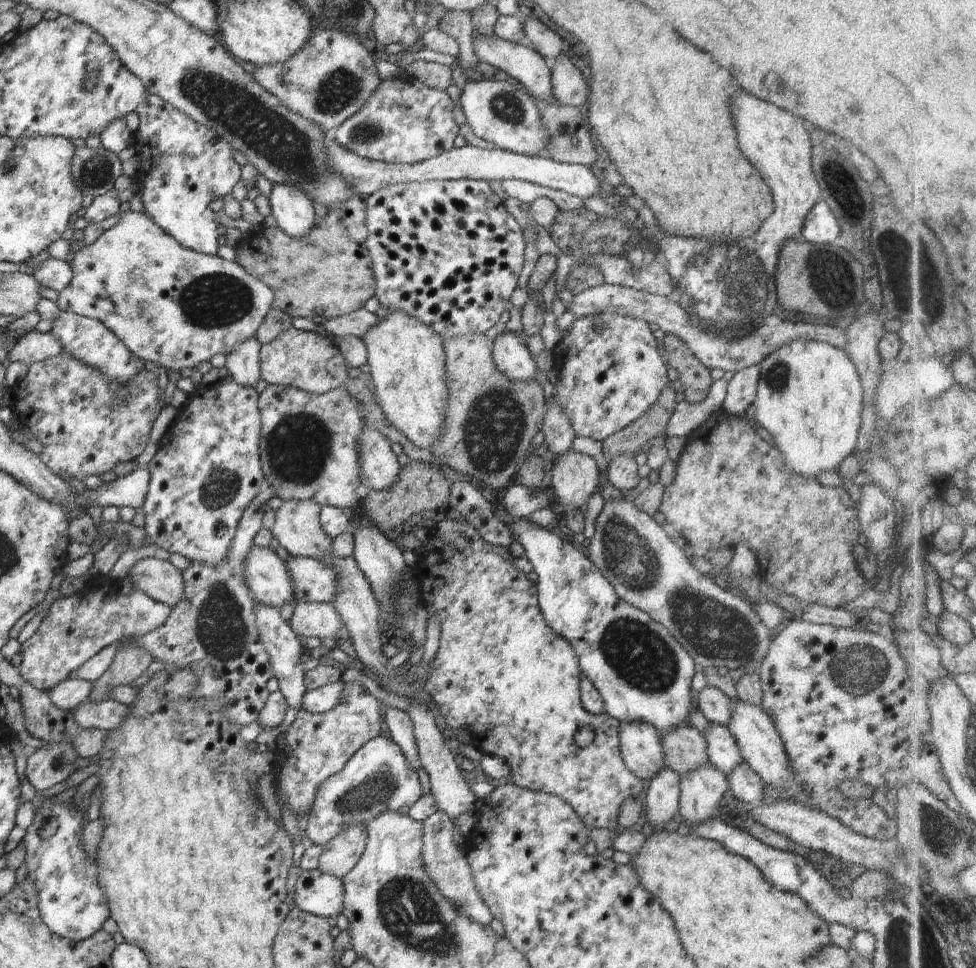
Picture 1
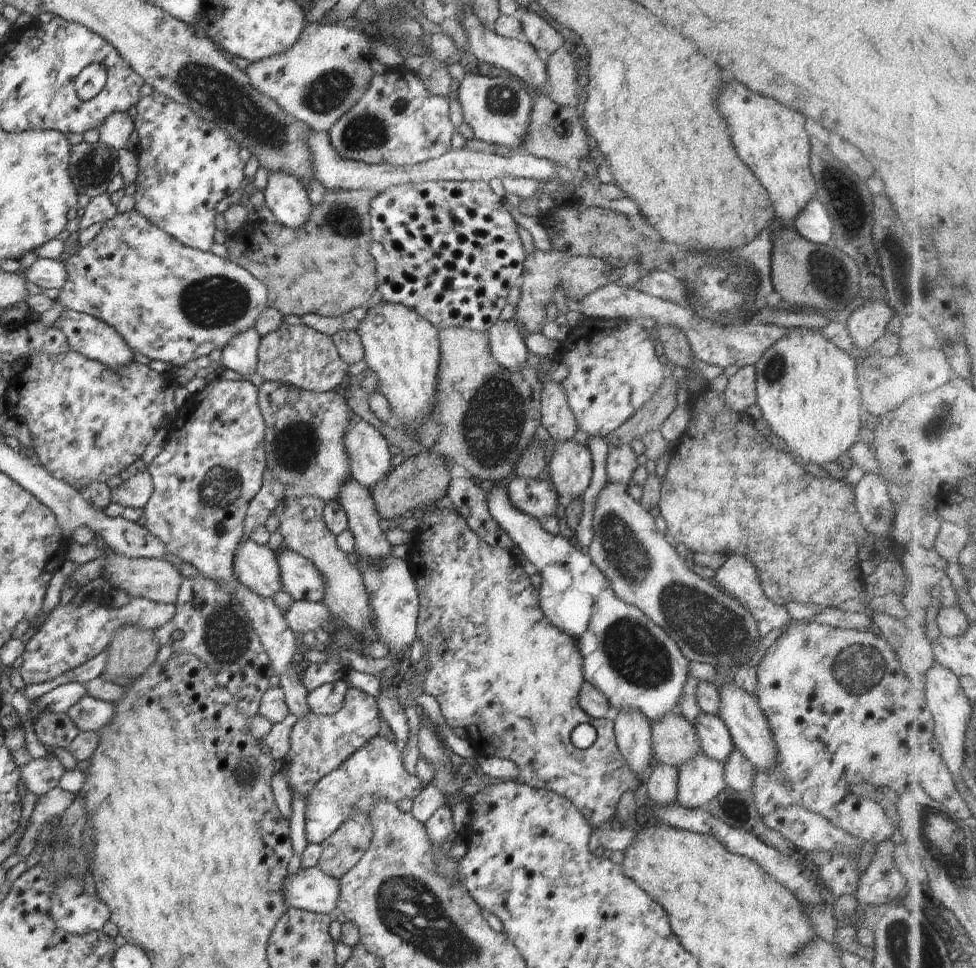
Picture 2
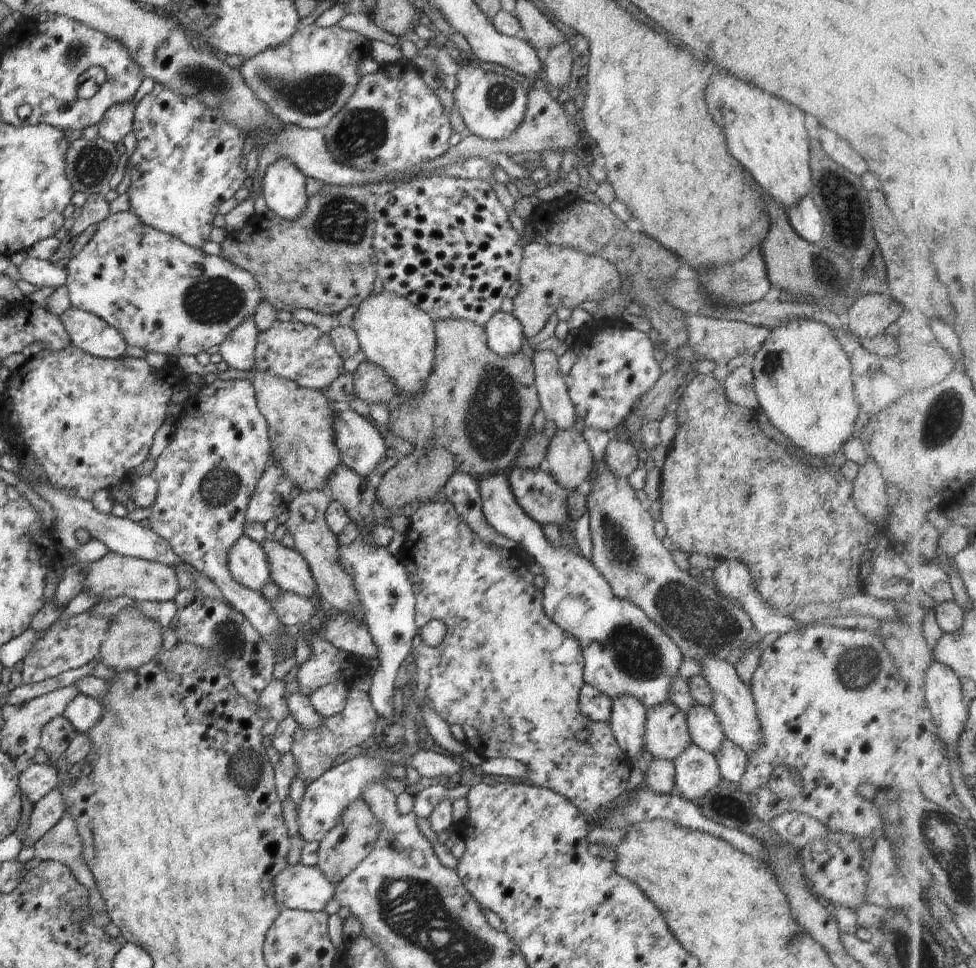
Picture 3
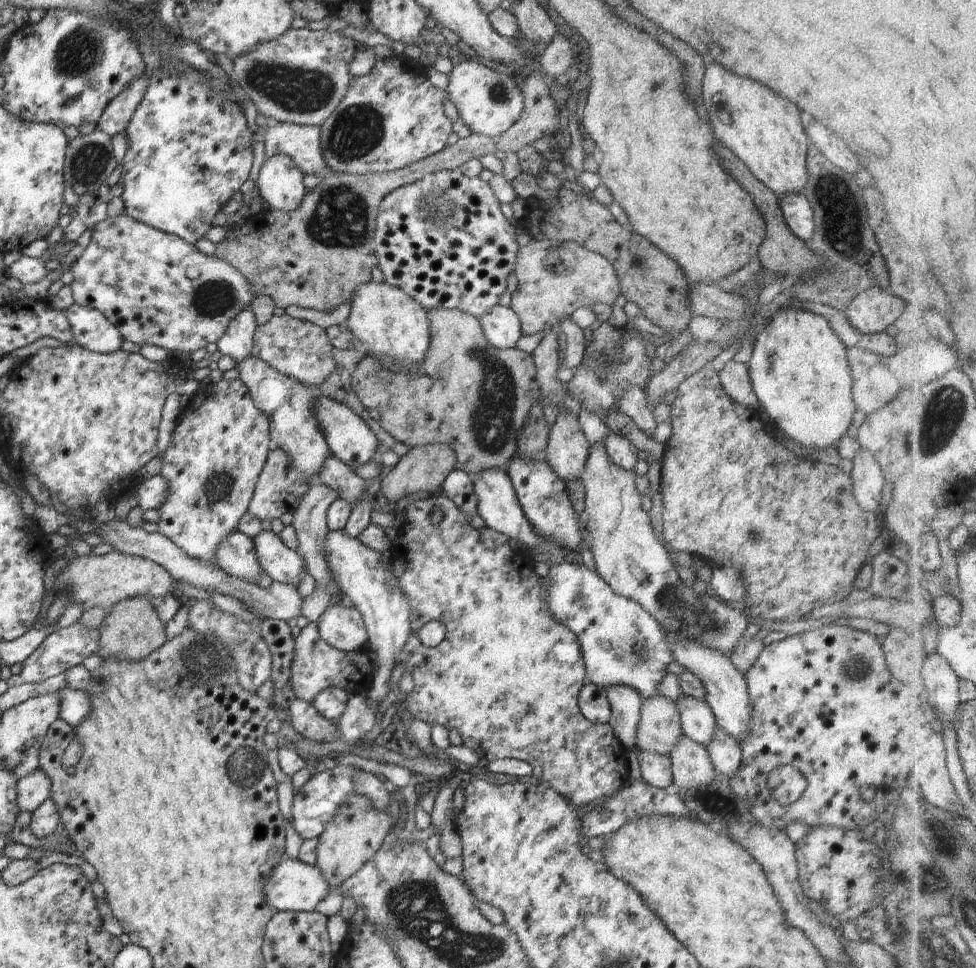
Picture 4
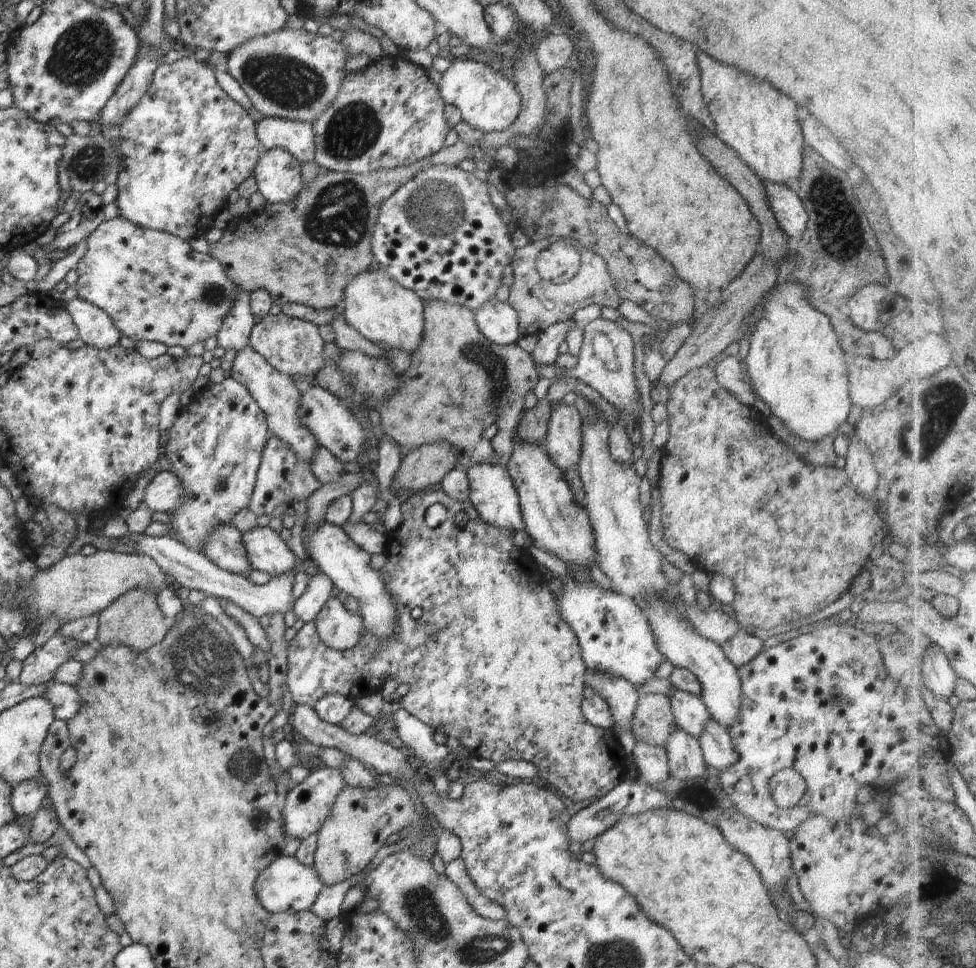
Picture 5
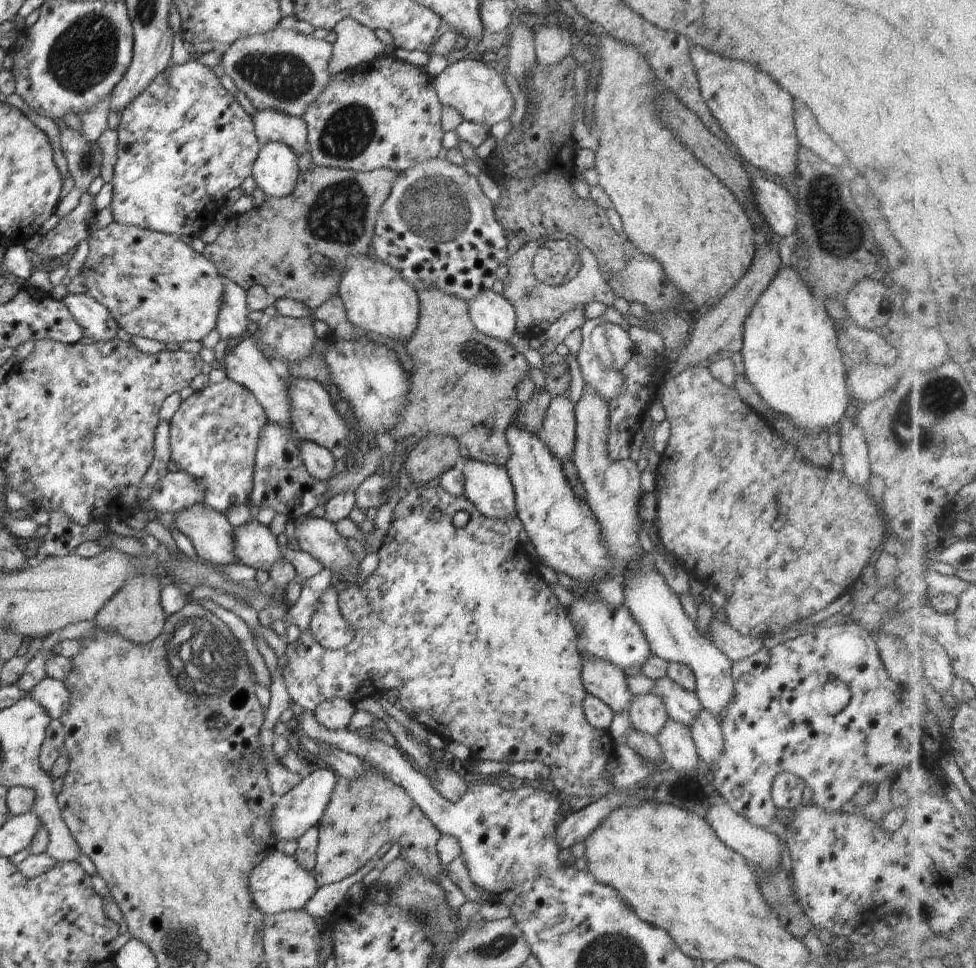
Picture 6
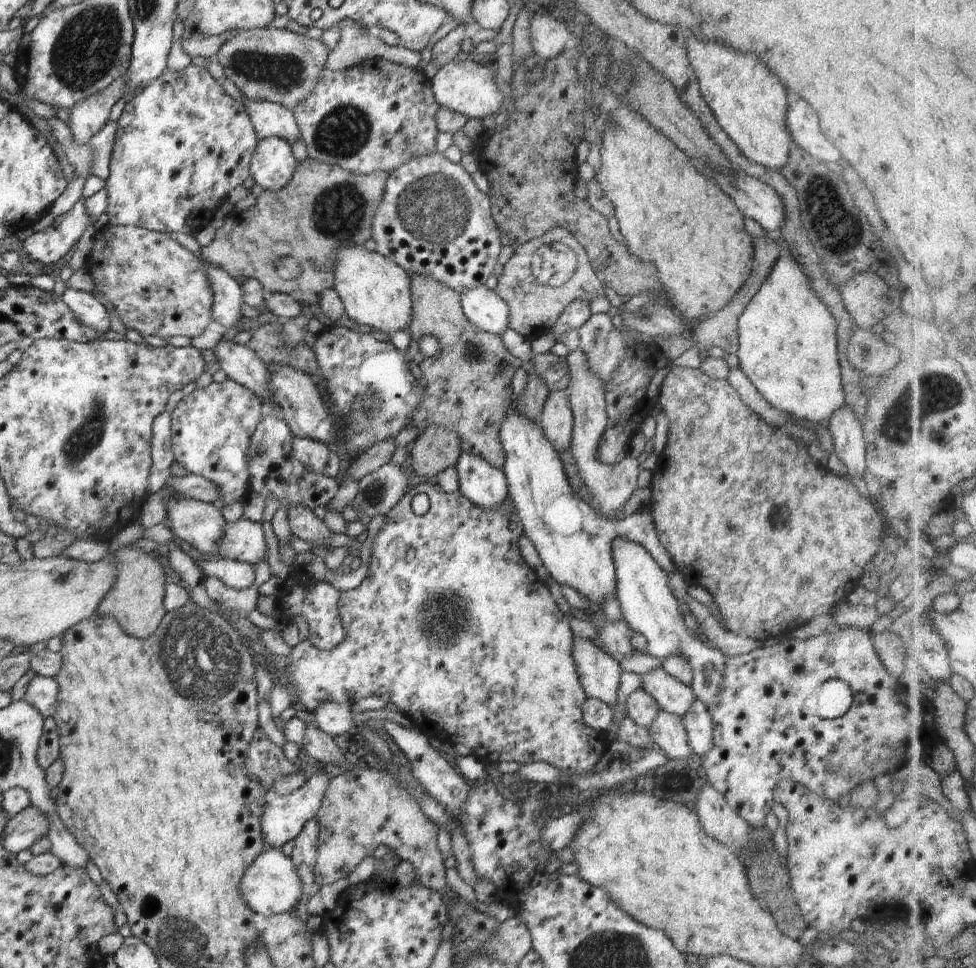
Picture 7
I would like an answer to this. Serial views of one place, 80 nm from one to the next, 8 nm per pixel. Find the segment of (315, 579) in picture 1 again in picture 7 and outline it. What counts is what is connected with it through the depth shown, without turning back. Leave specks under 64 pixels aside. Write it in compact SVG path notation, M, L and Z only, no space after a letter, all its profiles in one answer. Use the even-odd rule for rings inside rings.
M244 517L224 523L217 549L219 558L248 562L256 567L267 556L263 526Z

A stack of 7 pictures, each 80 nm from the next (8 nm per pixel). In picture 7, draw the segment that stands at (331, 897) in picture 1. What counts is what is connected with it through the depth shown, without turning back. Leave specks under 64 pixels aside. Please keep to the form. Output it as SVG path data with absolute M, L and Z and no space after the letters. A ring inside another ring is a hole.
M268 848L259 854L239 880L241 897L250 910L266 917L291 911L300 897L306 893L307 888L302 884L291 857L284 855L281 849Z

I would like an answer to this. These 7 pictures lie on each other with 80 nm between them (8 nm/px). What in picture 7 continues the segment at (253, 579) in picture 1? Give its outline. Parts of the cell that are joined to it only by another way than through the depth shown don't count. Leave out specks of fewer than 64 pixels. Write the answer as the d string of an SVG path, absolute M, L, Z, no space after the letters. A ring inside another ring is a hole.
M174 497L169 500L166 512L177 542L188 542L196 555L219 558L217 542L226 523L220 506L188 497Z

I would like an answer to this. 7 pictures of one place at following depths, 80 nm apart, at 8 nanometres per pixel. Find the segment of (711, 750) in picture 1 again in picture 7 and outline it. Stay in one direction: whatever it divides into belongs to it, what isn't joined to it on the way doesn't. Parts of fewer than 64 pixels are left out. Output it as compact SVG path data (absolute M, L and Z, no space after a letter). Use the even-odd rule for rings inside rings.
M663 667L642 675L642 688L659 704L659 708L683 718L696 700L693 690L670 676Z

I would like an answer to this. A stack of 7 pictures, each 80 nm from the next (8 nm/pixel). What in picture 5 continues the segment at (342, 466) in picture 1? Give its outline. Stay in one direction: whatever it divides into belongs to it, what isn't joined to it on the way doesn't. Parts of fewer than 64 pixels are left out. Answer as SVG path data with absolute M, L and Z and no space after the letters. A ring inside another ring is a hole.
M249 344L236 353L230 377L248 389L256 404L265 414L270 434L280 437L296 453L296 456L309 464L314 451L320 447L316 437L300 422L299 400L301 392L296 388L290 376L276 370L268 364L261 354L258 354Z

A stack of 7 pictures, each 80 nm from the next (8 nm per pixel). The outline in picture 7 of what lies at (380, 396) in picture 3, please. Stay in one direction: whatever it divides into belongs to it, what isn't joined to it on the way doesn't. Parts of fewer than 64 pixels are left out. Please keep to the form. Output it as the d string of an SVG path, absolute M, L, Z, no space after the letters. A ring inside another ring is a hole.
M414 273L410 282L413 309L408 332L411 341L404 356L418 364L424 378L417 389L421 396L420 406L412 413L406 428L414 426L418 434L428 425L454 429L461 438L462 452L468 451L501 469L505 450L499 432L506 411L515 402L511 382L521 360L506 350L500 335L478 330L466 318L461 309L461 296L455 290L430 275ZM422 336L434 336L440 342L438 354L430 358L420 354L418 340Z

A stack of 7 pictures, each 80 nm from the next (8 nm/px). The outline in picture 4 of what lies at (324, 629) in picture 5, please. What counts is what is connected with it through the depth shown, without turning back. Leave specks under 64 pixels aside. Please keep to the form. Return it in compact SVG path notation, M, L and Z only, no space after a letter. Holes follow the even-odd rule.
M328 605L315 623L324 642L338 650L350 652L369 647L362 614L355 606Z

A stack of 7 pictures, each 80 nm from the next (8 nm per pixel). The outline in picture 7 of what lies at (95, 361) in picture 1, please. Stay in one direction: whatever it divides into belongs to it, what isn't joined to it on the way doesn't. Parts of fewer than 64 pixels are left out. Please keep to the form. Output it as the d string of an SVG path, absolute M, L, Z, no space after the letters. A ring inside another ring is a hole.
M66 286L60 298L81 323L100 331L102 334L106 334L110 329L108 310L93 293Z

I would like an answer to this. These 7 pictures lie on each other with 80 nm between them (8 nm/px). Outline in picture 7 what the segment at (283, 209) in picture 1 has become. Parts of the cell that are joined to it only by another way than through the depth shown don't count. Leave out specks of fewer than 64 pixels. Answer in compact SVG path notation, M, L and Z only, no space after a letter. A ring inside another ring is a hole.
M266 137L253 150L249 173L263 190L280 190L291 181L297 160L291 144L278 137Z

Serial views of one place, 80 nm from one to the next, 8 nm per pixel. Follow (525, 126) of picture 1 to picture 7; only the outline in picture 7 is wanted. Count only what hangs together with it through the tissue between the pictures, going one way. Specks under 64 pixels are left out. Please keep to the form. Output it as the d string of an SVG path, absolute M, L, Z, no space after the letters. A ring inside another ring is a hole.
M470 59L459 62L450 61L440 67L438 73L431 78L432 92L440 107L463 114L469 119L480 118L480 120L490 114L496 116L496 111L506 98L500 92L497 83L498 80L494 80L486 66Z

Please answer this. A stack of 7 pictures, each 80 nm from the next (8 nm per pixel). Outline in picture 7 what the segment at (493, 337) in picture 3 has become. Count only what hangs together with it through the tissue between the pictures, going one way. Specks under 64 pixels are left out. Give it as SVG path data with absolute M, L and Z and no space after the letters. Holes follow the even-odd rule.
M475 286L461 292L461 309L478 329L502 336L509 327L509 306L492 288Z

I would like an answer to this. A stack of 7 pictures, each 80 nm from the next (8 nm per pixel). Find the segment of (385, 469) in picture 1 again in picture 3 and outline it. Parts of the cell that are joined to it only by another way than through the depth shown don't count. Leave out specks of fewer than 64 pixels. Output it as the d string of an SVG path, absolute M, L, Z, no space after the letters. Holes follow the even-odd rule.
M349 409L335 412L333 431L341 462L359 475L373 478L371 472L386 459L387 450L376 426Z

